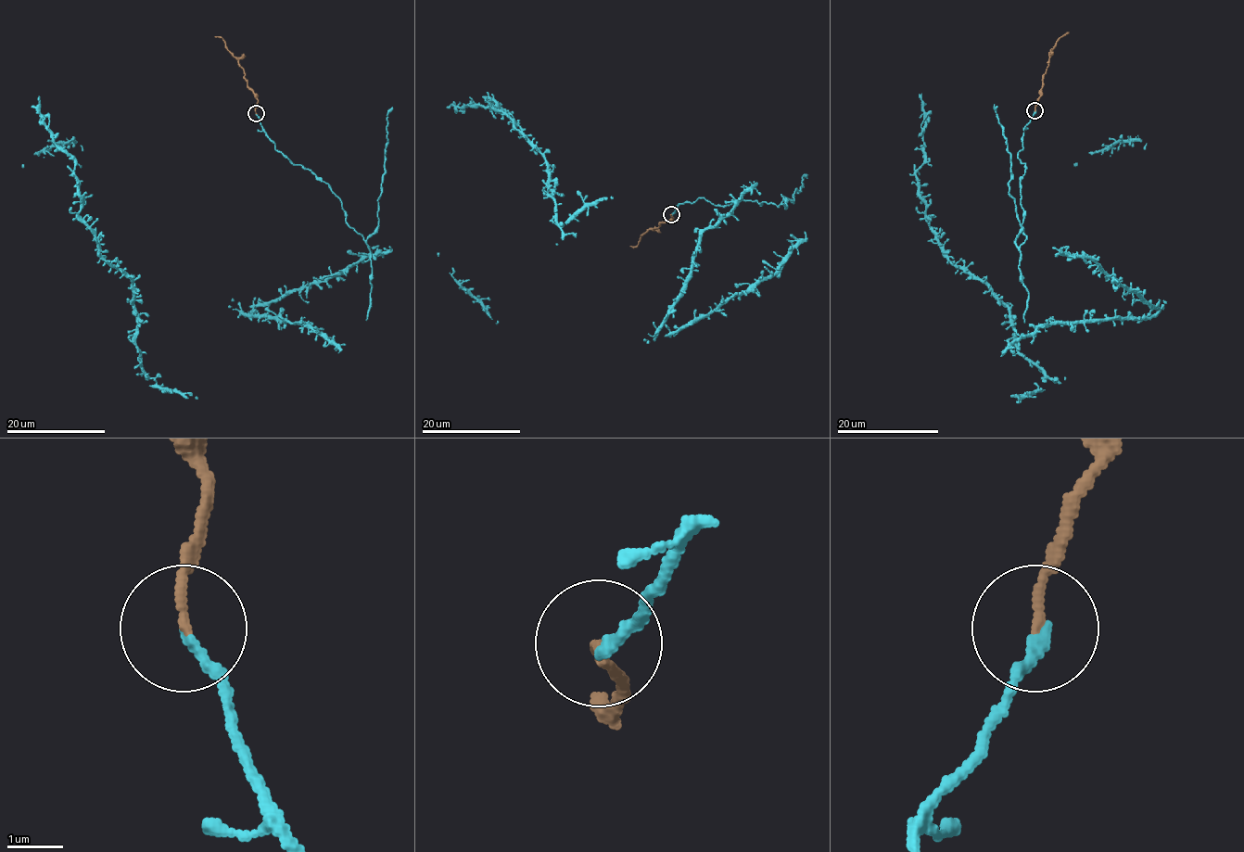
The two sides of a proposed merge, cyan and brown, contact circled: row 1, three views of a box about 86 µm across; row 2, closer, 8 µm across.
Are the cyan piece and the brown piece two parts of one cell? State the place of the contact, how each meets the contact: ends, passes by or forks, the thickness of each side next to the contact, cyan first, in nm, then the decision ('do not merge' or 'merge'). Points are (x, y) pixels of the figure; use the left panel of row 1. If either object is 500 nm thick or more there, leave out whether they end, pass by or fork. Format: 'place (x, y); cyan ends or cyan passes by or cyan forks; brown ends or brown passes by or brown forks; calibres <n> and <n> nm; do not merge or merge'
place (256, 113); cyan ends; brown ends; calibres 180 and 170 nm; merge

